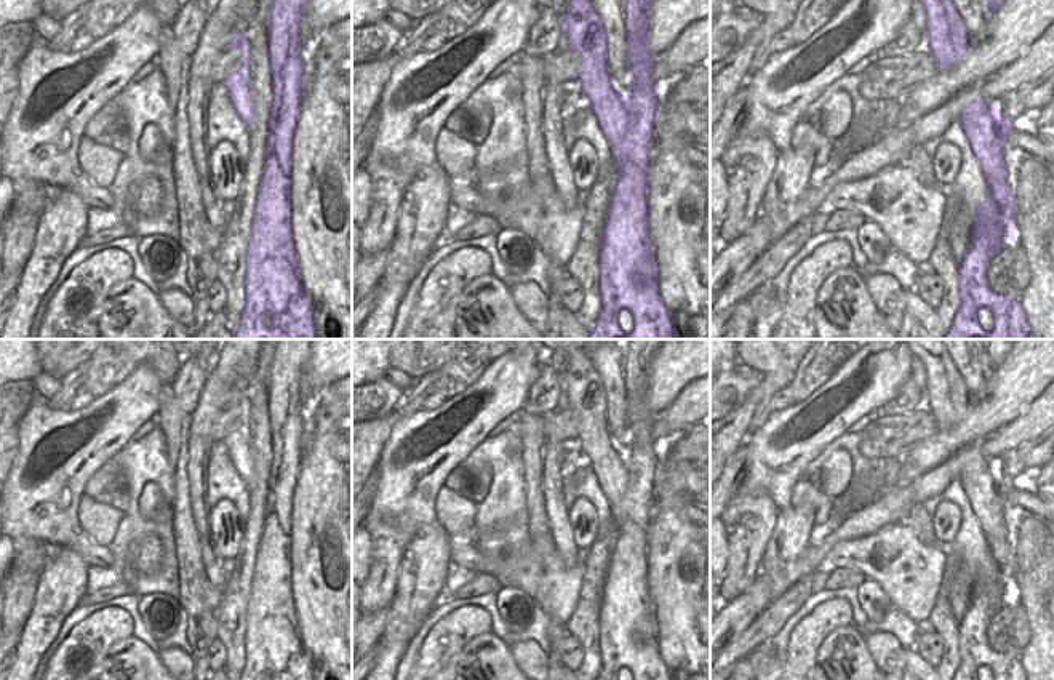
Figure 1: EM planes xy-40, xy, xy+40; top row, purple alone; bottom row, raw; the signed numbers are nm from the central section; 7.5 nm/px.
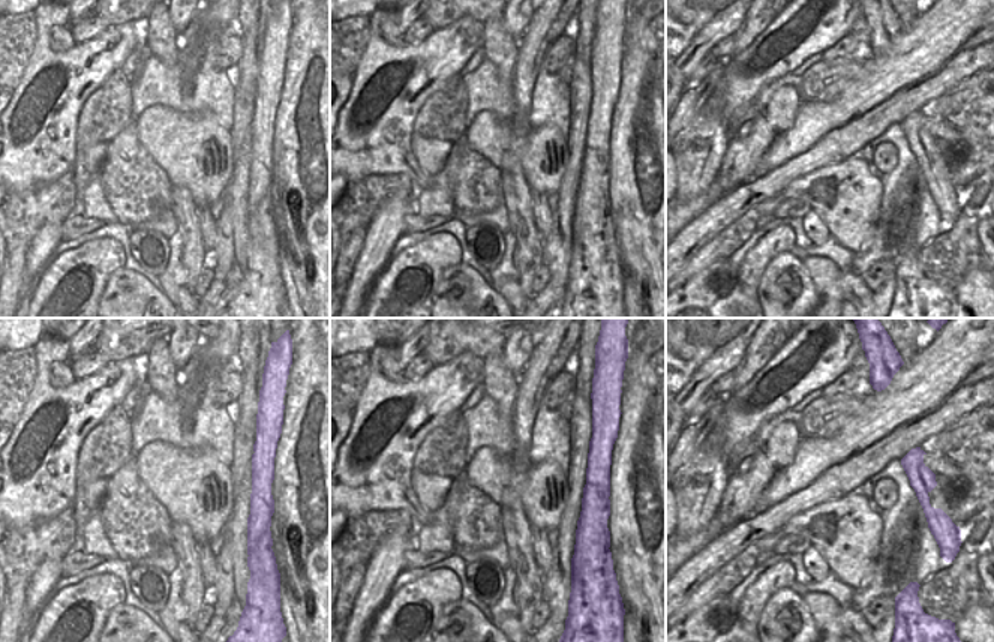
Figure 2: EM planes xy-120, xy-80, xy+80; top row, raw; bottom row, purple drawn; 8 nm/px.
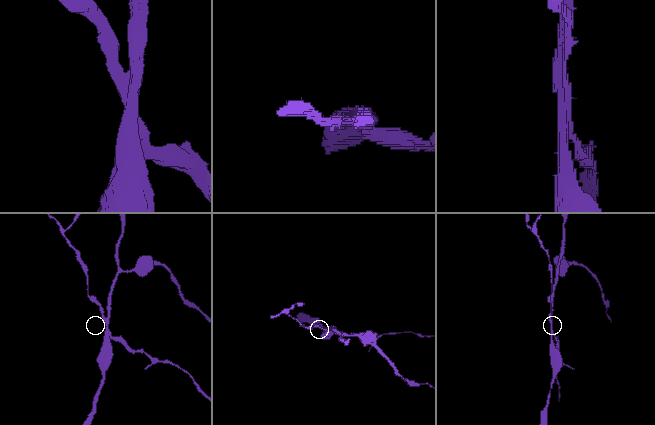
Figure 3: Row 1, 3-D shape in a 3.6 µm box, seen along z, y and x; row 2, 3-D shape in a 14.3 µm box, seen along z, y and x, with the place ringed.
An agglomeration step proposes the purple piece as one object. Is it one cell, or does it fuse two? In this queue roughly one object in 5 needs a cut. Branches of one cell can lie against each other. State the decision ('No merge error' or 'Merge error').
Merge error

